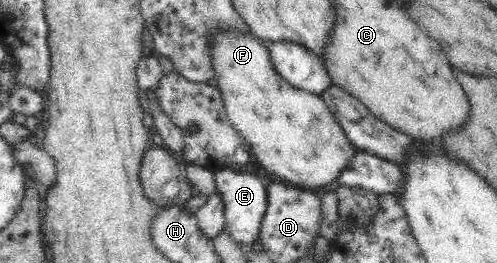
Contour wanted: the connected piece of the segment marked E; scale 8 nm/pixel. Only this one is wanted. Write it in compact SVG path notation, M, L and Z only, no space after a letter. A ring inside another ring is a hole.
M218 169L213 174L215 181L215 193L221 195L223 214L225 219L224 226L229 231L231 238L243 246L257 246L257 230L261 224L261 218L265 214L265 186L263 182L253 174L242 174L231 169Z

